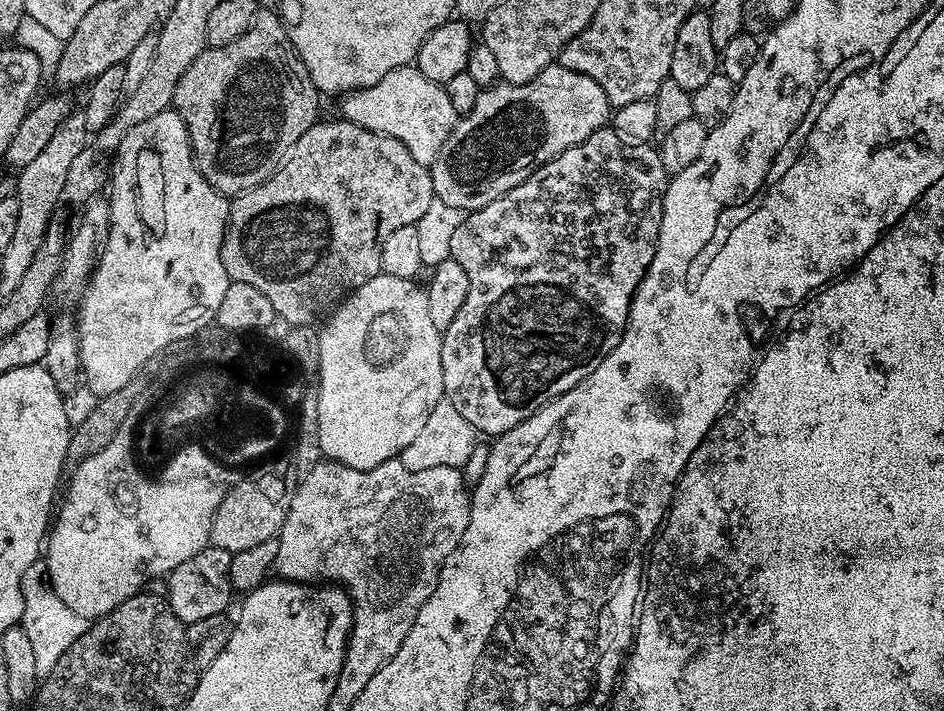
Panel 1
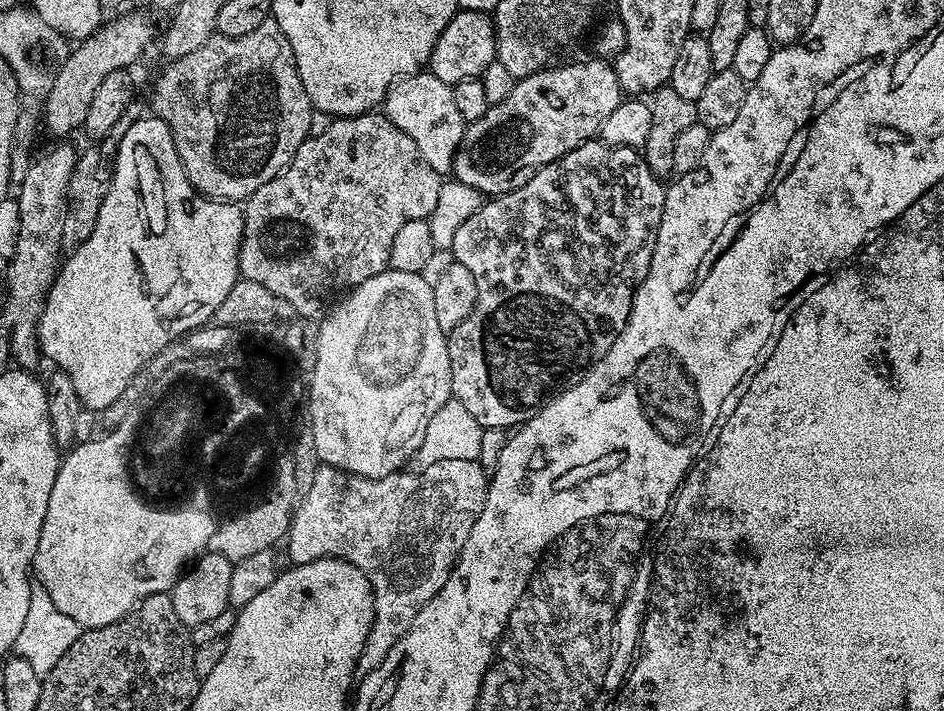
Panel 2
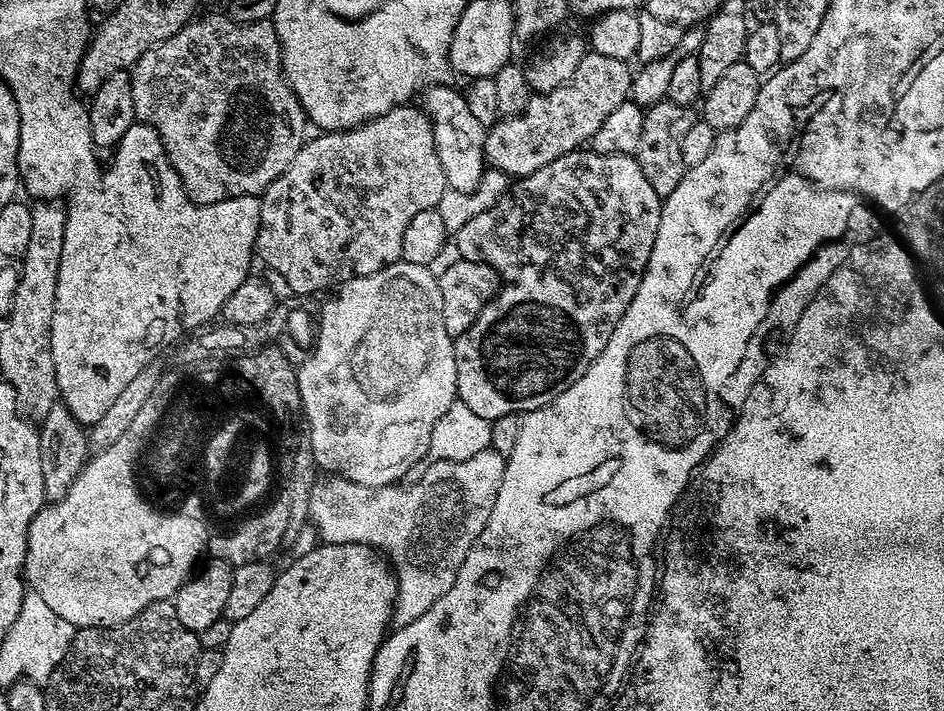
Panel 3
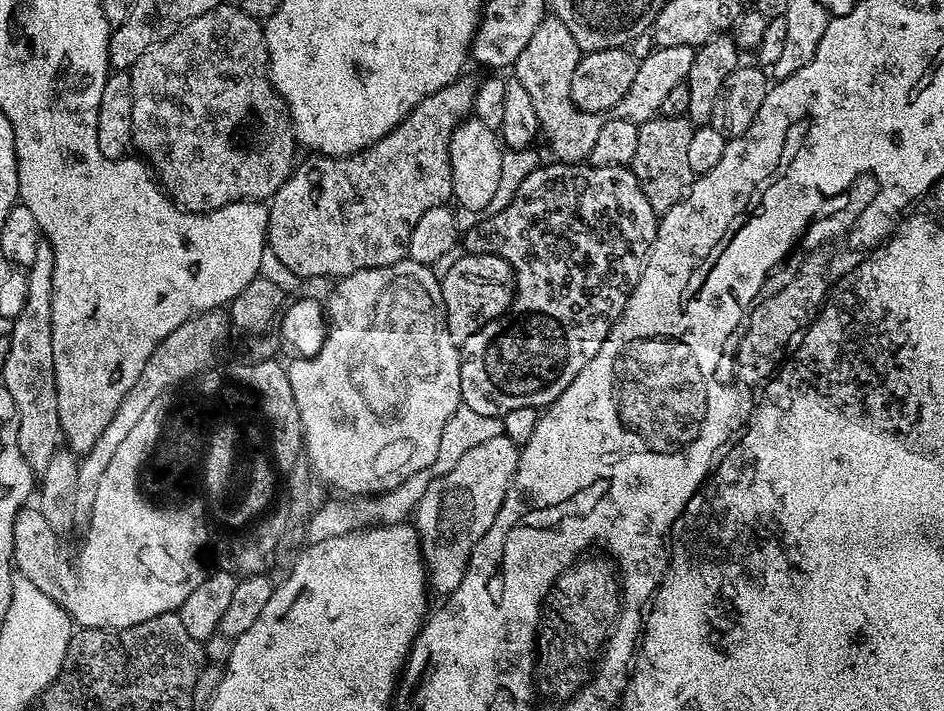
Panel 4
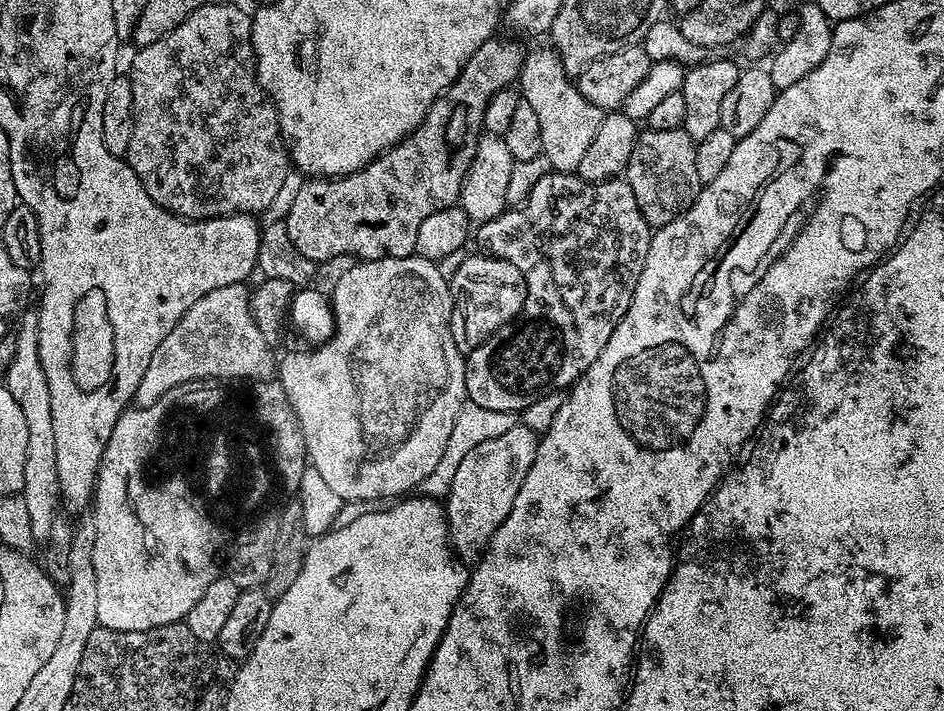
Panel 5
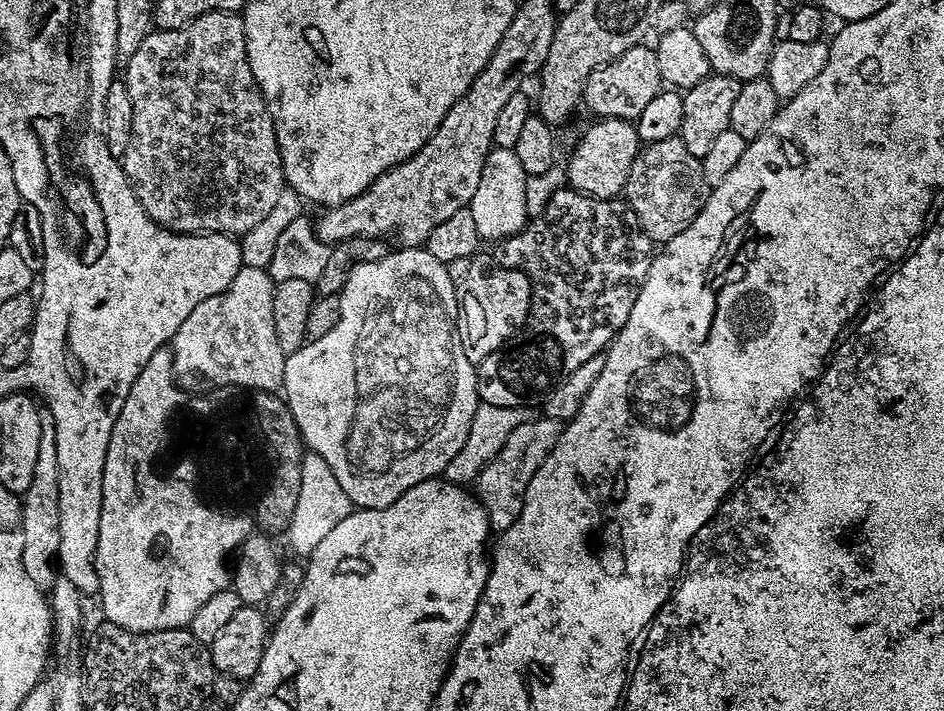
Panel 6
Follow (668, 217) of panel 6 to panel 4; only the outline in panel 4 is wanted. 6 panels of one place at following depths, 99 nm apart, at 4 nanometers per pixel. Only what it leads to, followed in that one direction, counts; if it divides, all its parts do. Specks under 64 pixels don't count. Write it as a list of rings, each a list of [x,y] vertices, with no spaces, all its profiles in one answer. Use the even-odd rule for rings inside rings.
[[[658,115],[640,125],[638,146],[634,149],[634,158],[630,165],[646,202],[658,214],[670,210],[692,188],[694,173],[690,170],[689,147],[693,123],[687,116]]]

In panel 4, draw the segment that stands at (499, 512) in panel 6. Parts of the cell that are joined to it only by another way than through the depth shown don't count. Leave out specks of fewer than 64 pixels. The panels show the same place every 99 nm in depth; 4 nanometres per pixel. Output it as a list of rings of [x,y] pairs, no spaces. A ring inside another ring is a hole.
[[[509,436],[490,438],[479,446],[473,446],[467,454],[462,454],[454,470],[433,478],[426,488],[426,494],[422,494],[414,511],[414,527],[420,541],[420,555],[428,573],[428,582],[435,595],[437,592],[440,598],[446,598],[451,592],[458,590],[458,582],[462,582],[466,575],[466,566],[470,562],[474,546],[478,546],[482,534],[486,534],[486,530],[494,526],[494,518],[498,518],[498,510],[502,510],[502,502],[508,497],[508,488],[512,485],[519,461],[520,448]]]

